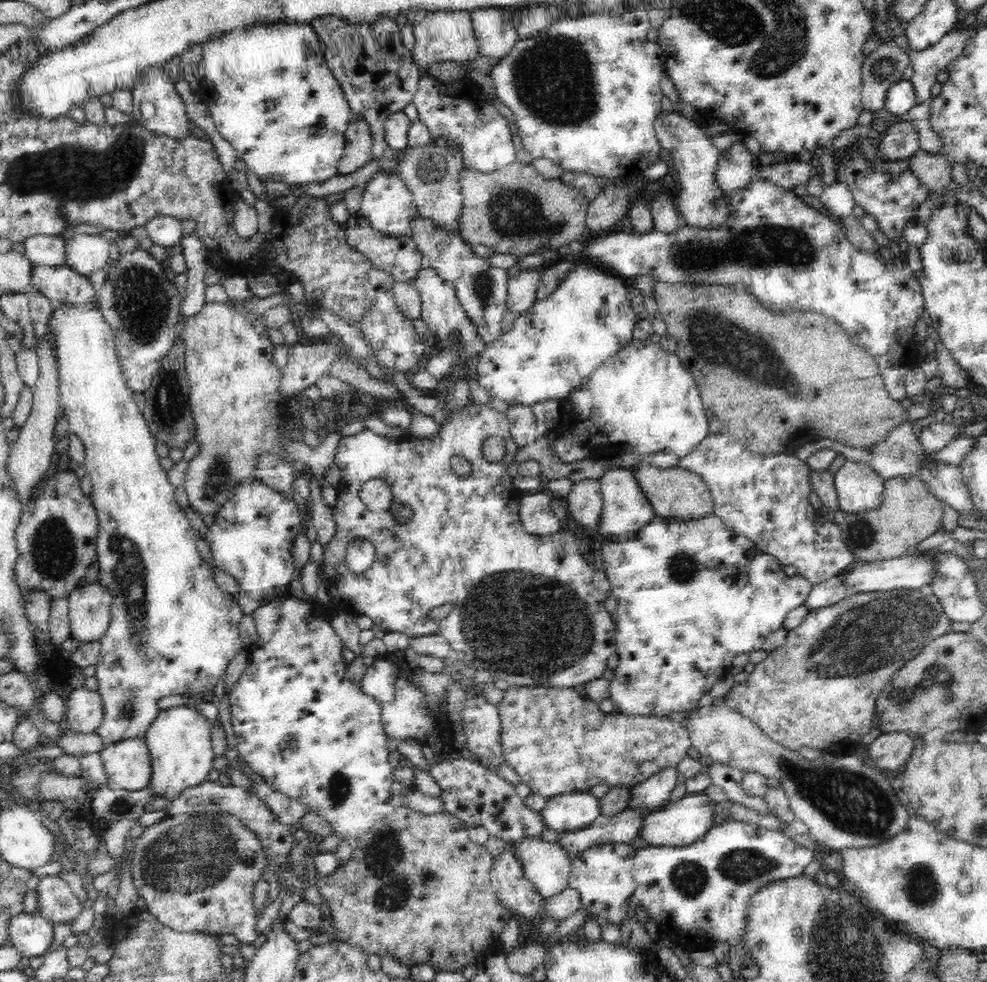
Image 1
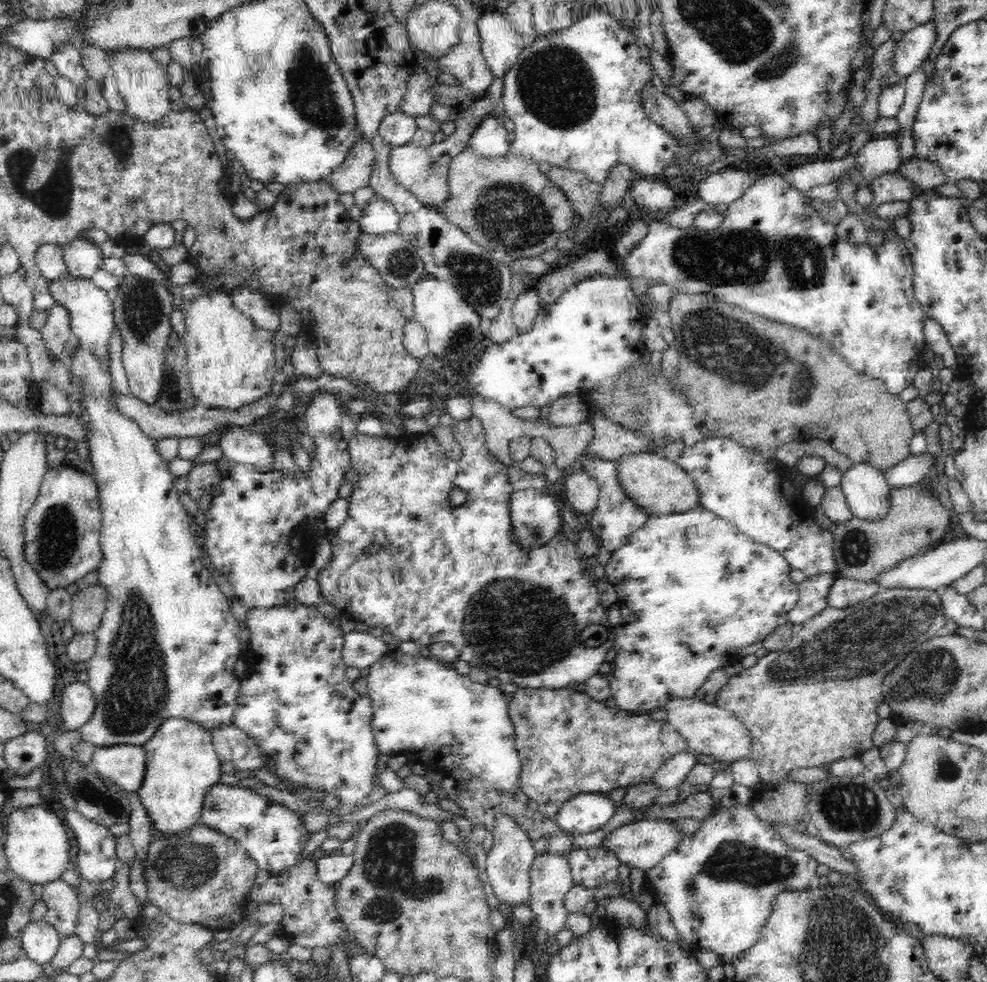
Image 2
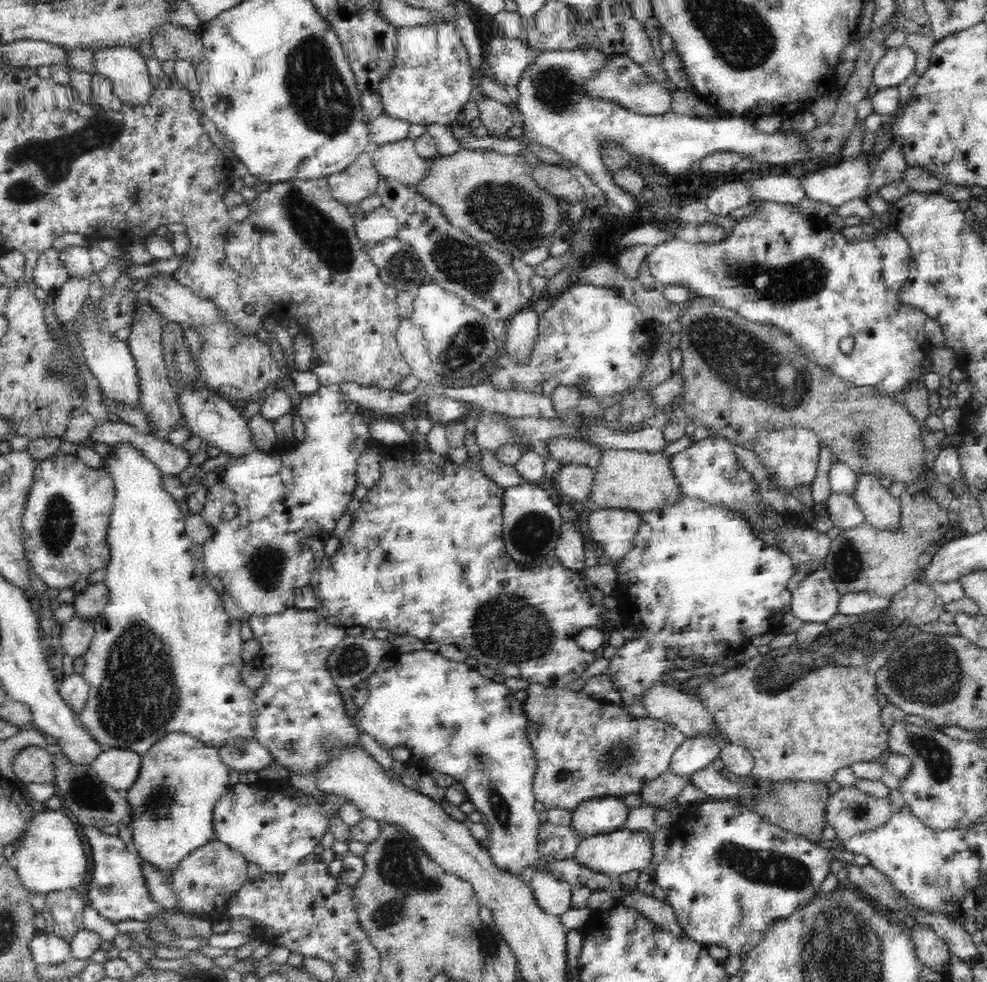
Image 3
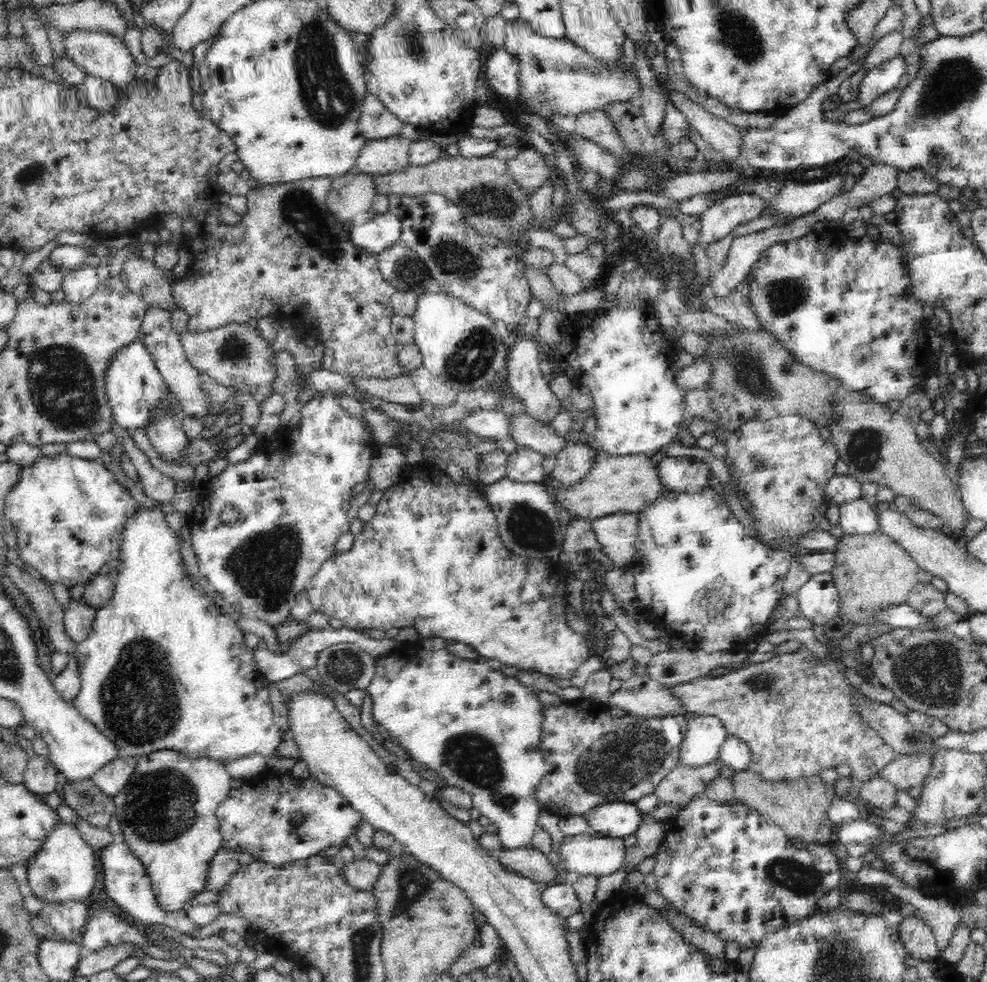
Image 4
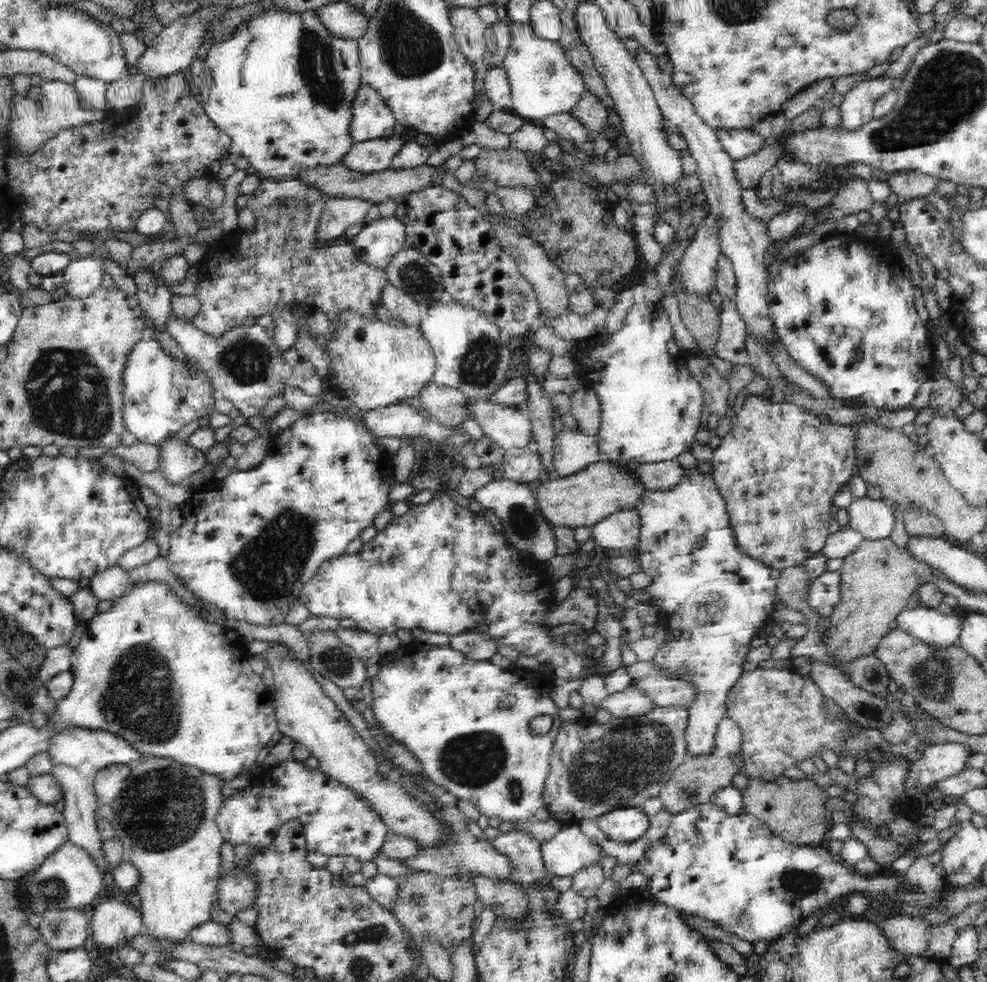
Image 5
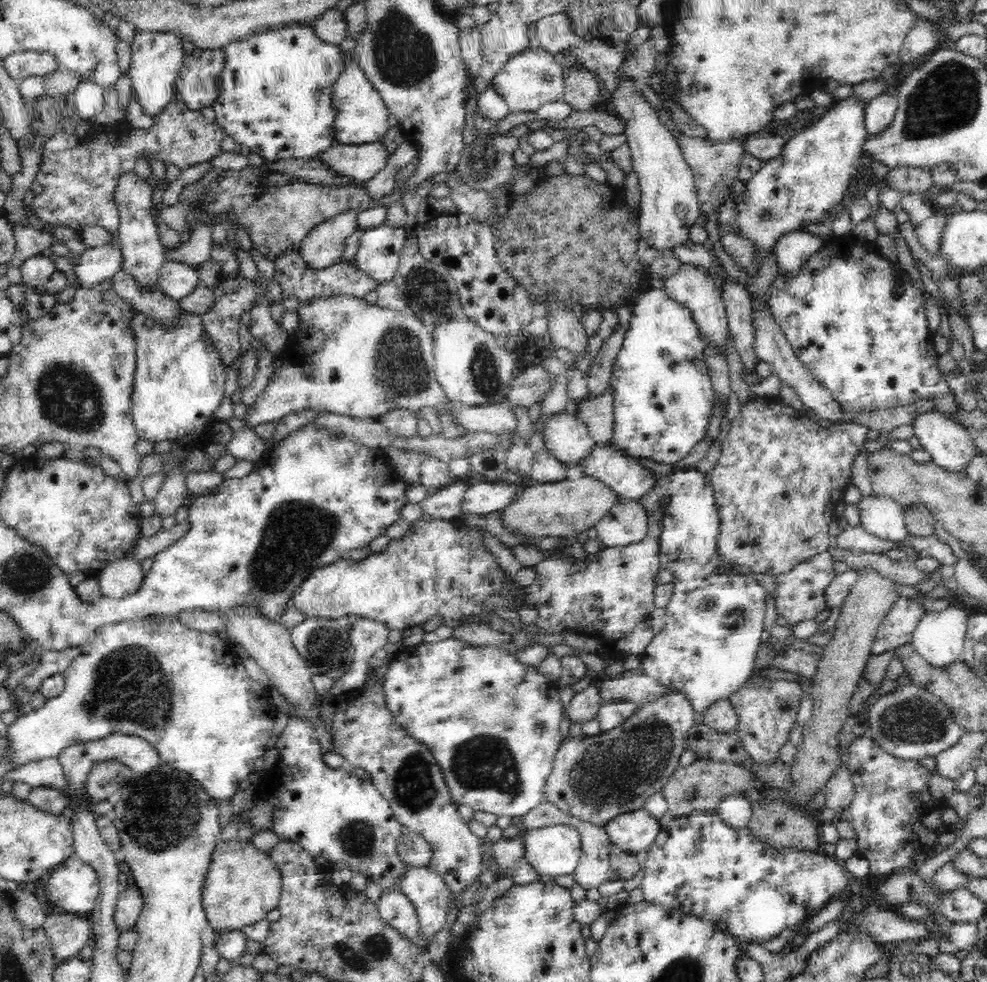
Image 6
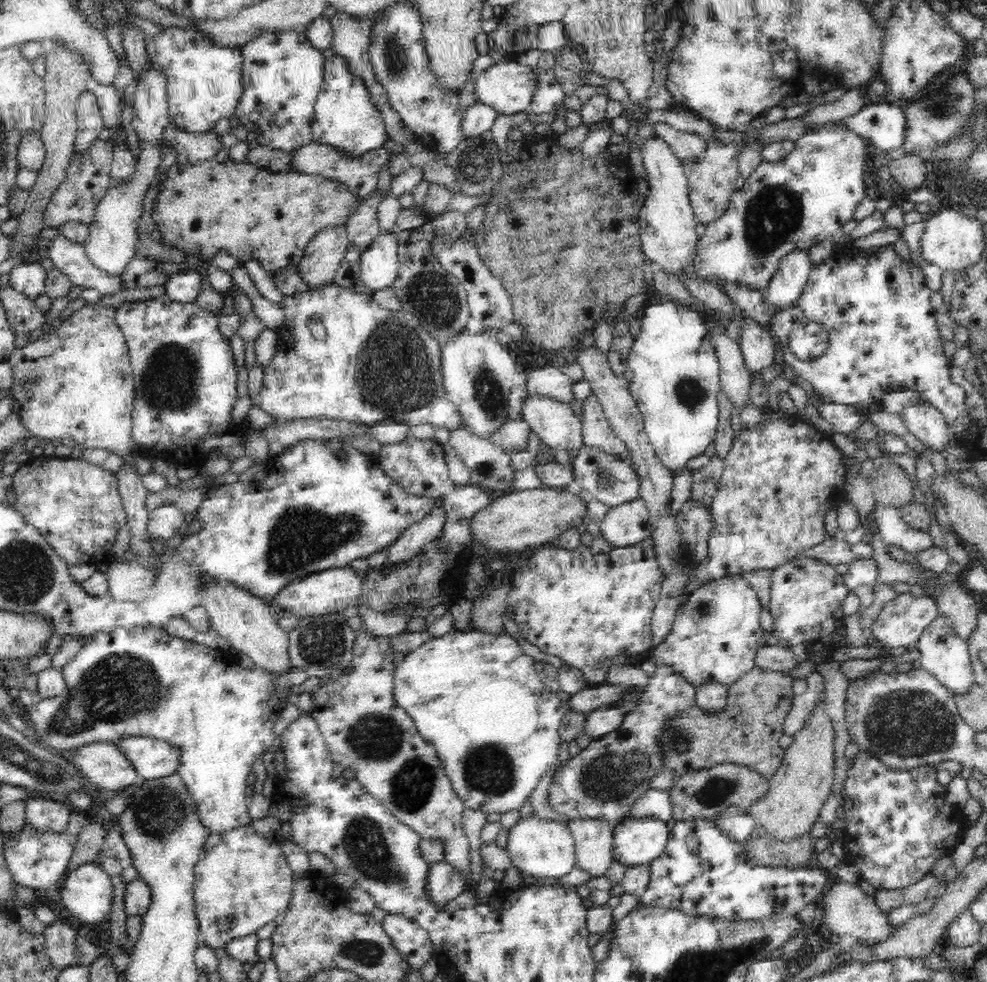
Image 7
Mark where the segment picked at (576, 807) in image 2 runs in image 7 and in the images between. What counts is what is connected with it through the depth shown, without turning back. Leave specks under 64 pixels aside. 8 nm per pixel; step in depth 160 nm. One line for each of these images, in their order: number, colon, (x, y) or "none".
3: (599, 816)
4: (615, 819)
5: (626, 825)
6: (634, 833)
7: (637, 841)

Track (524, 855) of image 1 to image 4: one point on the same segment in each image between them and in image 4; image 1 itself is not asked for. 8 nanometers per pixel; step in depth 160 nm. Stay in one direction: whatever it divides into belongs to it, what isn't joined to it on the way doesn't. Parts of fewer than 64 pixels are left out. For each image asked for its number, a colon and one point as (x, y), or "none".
2: (550, 875)
3: (554, 896)
4: (561, 899)

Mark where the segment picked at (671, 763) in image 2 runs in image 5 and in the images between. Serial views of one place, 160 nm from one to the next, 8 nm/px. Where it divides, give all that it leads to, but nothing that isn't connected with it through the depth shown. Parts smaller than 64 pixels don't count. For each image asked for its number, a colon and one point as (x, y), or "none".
3: (694, 754)
4: (704, 736)
5: (715, 600)

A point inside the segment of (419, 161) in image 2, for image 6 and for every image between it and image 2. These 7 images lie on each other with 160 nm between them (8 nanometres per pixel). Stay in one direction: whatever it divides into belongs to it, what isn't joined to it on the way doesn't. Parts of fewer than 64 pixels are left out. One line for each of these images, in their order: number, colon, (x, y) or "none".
3: (398, 160)
4: (377, 157)
5: (371, 156)
6: (360, 162)

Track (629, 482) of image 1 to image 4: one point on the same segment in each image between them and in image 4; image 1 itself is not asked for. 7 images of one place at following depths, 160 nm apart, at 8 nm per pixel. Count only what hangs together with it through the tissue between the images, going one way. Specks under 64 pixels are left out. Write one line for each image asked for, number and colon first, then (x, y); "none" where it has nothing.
2: (615, 517)
3: (612, 530)
4: (616, 533)

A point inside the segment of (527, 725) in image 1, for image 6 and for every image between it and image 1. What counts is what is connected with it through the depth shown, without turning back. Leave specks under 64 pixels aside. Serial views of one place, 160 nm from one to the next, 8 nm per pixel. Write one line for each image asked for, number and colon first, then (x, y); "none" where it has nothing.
2: (570, 744)
3: (585, 748)
4: (594, 758)
5: (595, 768)
6: (596, 778)

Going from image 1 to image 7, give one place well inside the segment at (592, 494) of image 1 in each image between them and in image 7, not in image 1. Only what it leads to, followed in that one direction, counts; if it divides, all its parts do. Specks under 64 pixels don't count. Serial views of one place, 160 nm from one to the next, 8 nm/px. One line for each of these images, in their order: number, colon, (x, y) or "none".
2: (581, 491)
3: (574, 479)
4: (571, 465)
5: (573, 451)
6: (567, 438)
7: (554, 422)

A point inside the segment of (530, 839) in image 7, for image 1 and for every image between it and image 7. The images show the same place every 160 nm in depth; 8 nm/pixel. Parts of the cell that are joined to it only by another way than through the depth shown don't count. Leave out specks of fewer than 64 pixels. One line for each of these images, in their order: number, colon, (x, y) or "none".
1: (677, 824)
2: (641, 845)
3: (621, 851)
4: (596, 854)
5: (569, 851)
6: (556, 850)

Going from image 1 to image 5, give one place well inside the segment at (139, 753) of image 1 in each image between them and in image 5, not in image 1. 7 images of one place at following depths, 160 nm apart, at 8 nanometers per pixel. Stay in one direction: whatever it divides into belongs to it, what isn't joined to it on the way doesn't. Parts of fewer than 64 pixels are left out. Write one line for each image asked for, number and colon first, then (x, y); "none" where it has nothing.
2: (124, 765)
3: (118, 768)
4: (113, 778)
5: (110, 781)

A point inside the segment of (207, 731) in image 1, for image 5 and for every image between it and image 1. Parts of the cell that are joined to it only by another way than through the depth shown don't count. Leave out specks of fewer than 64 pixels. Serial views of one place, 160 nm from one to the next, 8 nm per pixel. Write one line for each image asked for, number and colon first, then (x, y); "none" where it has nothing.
2: (182, 766)
3: (181, 780)
4: (167, 814)
5: (166, 816)

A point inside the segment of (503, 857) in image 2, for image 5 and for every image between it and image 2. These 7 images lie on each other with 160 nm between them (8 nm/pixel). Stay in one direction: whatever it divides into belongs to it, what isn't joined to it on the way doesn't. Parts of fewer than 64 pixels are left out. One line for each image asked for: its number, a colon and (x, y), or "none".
3: (459, 723)
4: (479, 730)
5: (468, 721)

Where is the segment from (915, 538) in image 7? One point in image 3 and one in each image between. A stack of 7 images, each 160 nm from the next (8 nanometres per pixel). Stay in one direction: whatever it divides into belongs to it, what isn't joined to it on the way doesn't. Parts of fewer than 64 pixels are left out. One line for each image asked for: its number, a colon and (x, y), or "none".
3: (842, 509)
4: (857, 517)
5: (873, 518)
6: (883, 517)

